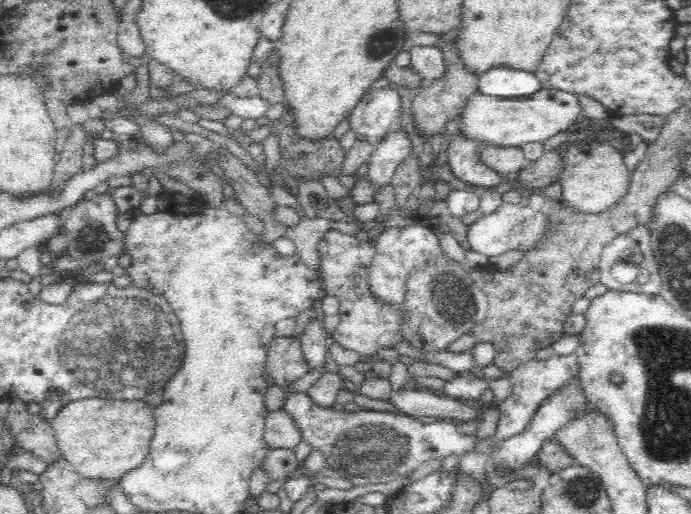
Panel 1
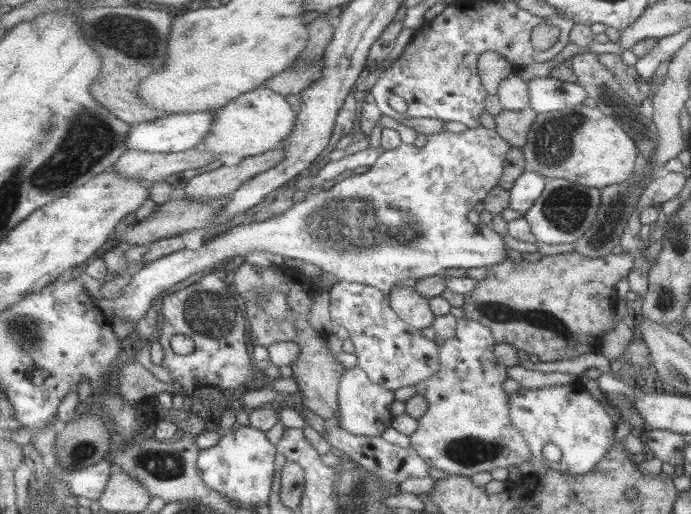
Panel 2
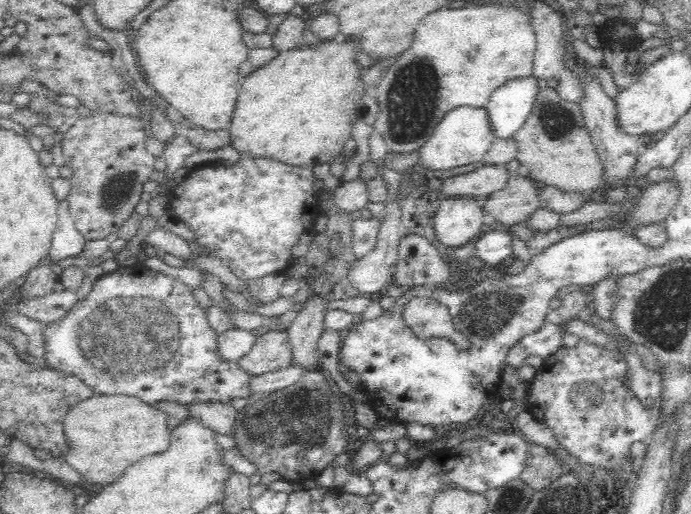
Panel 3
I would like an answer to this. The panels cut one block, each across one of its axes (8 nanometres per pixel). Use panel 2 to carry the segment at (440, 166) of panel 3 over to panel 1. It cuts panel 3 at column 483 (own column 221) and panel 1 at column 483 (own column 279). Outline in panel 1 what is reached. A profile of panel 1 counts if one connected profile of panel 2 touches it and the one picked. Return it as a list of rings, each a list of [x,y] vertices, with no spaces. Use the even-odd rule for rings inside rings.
[[[542,89],[529,98],[495,97],[476,90],[467,94],[459,108],[459,137],[479,144],[481,148],[519,148],[527,142],[540,142],[559,132],[580,126],[580,98],[578,94],[558,89]]]

